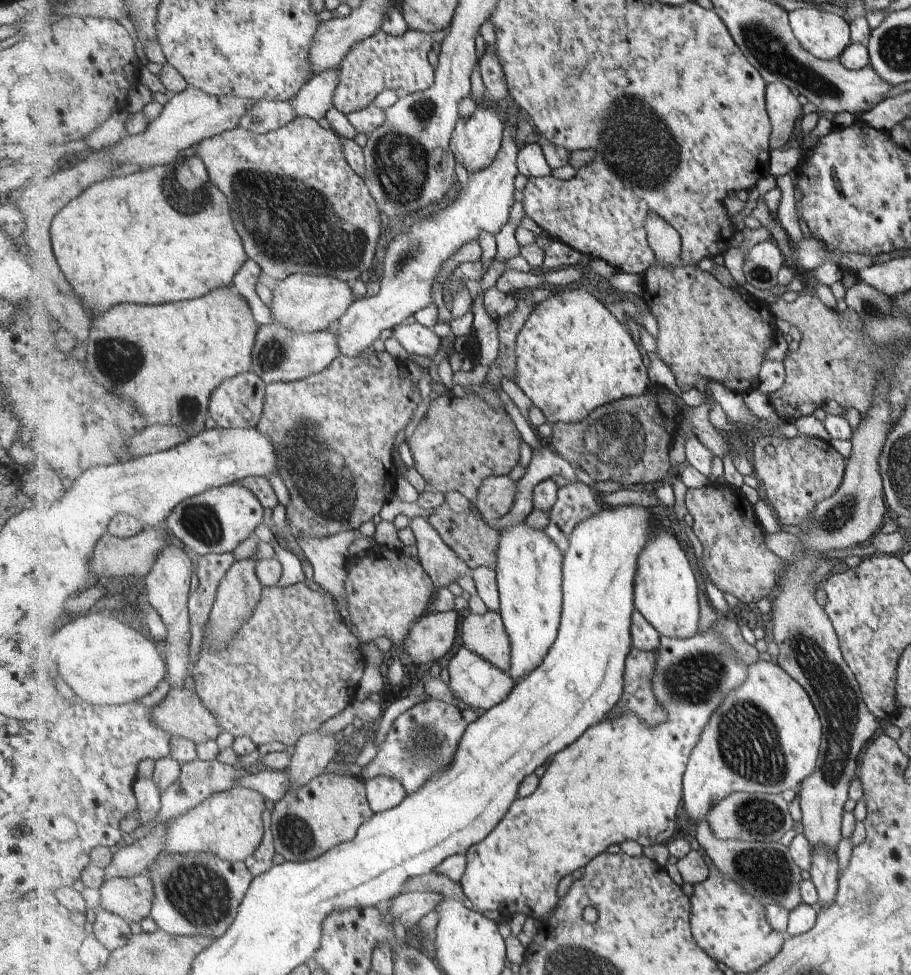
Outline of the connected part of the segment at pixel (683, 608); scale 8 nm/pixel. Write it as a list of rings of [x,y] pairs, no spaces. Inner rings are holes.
[[[658,525],[652,538],[638,558],[634,600],[636,610],[643,614],[661,636],[693,638],[699,632],[701,615],[697,598],[699,590],[691,564],[673,531],[669,533]]]

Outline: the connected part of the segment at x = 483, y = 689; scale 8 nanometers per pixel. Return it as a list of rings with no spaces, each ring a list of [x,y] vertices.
[[[464,644],[454,654],[448,668],[451,690],[457,699],[463,701],[467,706],[471,706],[473,710],[489,711],[490,708],[502,703],[515,686],[515,679],[510,673],[506,673],[491,661],[470,651]]]

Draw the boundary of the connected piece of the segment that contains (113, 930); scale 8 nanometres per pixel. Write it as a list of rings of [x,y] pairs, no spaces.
[[[103,908],[96,914],[93,934],[110,952],[129,944],[134,935],[128,921]]]

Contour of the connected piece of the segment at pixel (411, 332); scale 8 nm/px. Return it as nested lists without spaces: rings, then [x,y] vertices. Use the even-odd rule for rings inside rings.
[[[417,321],[397,326],[393,335],[409,354],[414,355],[433,357],[439,352],[440,342],[443,342],[431,327]]]

